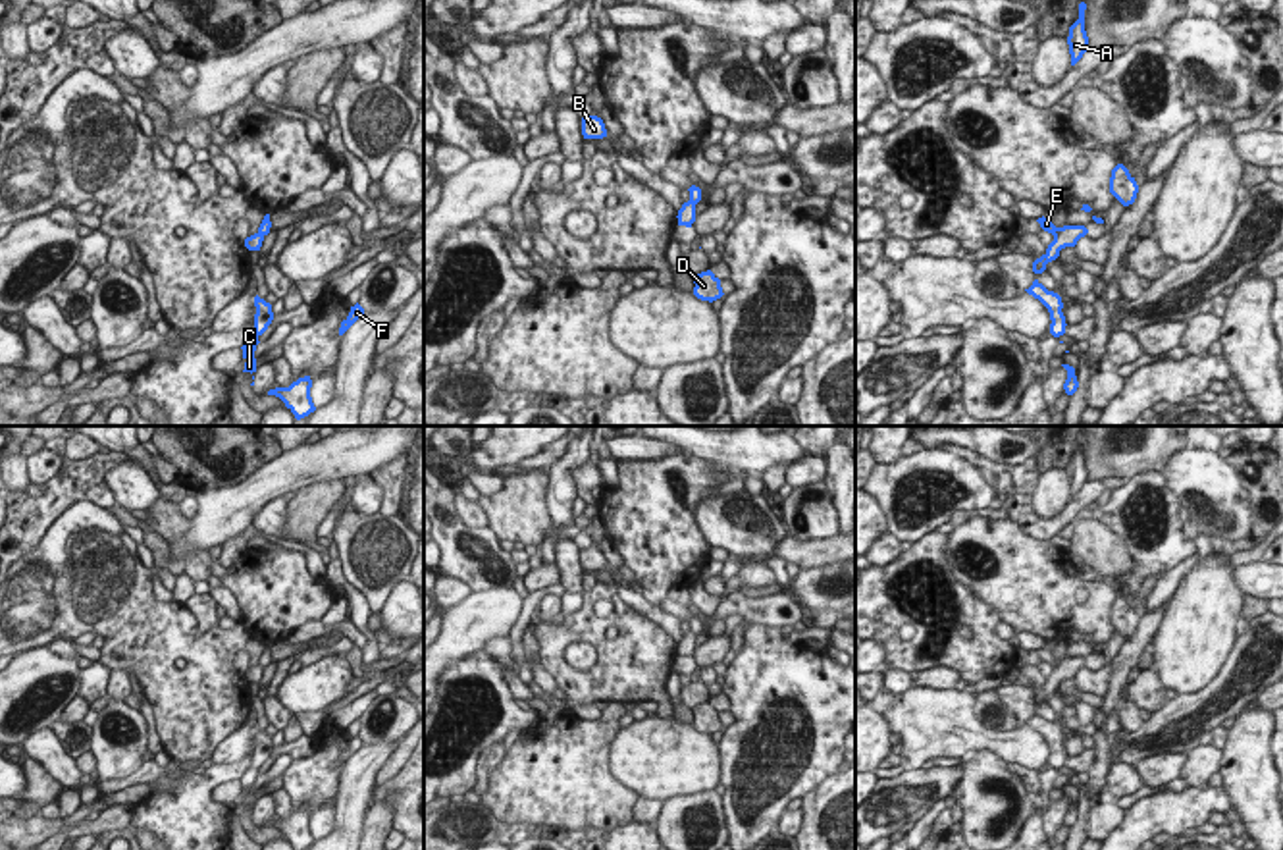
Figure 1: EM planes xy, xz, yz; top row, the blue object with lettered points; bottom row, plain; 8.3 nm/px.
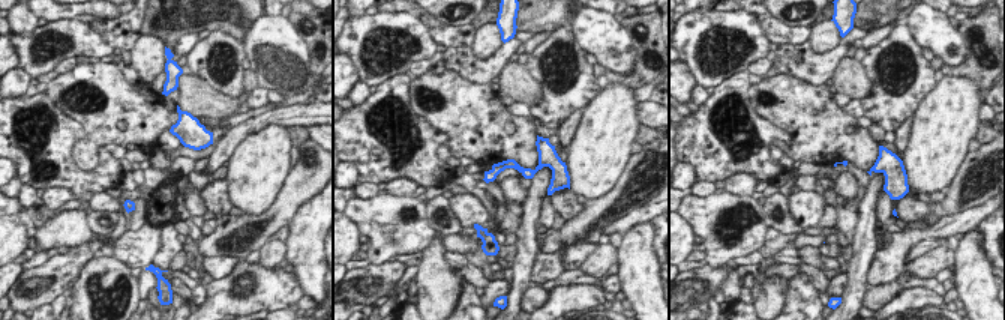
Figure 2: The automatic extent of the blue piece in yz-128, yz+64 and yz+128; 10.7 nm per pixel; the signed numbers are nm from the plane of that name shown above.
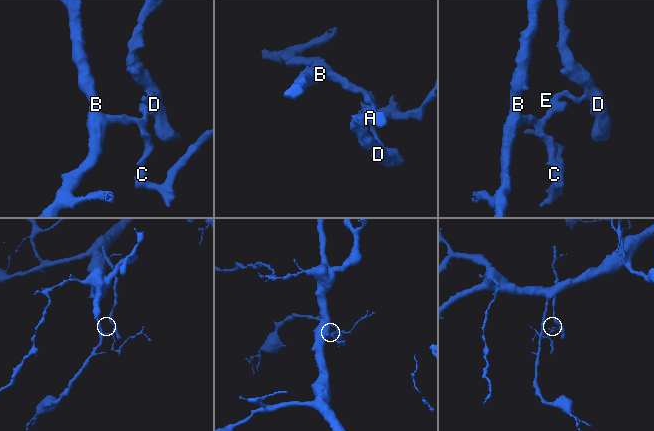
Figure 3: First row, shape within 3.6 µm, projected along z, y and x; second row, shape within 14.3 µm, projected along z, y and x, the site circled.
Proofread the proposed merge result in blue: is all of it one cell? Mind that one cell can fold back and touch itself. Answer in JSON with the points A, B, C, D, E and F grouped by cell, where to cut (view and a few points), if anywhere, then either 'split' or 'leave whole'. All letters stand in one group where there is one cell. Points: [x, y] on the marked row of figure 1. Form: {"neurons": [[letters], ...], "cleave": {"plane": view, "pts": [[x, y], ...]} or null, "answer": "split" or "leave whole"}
{"neurons": [["A", "D", "E"], ["B", "C", "F"]], "cleave": {"plane": "yz", "pts": [[1066, 226], [1054, 236]]}, "answer": "split"}

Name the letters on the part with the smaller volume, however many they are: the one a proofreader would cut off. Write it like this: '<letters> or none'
A, D, E

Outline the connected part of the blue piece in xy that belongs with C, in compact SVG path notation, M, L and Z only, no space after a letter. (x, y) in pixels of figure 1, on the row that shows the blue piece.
M258 295L254 297L254 306L256 306L254 332L250 333L247 343L241 347L243 359L247 360L243 372L250 372L250 374L256 372L254 351L256 351L256 345L260 343L258 337L268 330L268 326L274 320L272 305L260 299Z

